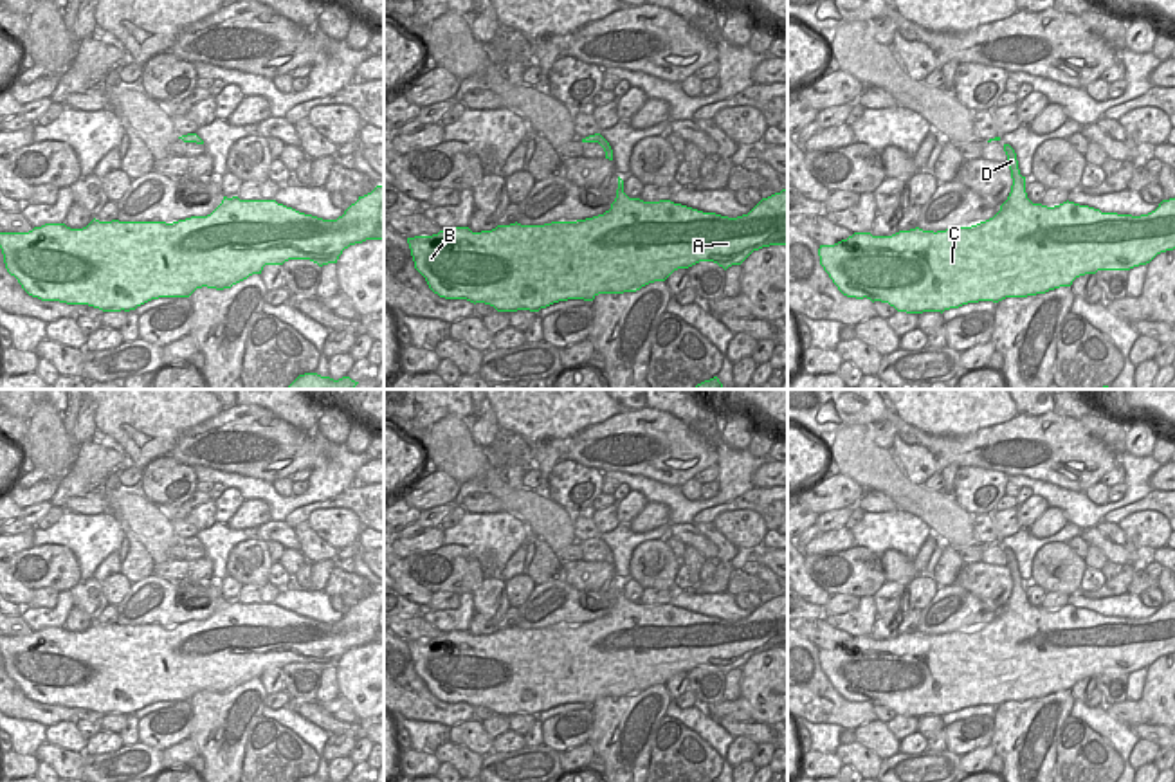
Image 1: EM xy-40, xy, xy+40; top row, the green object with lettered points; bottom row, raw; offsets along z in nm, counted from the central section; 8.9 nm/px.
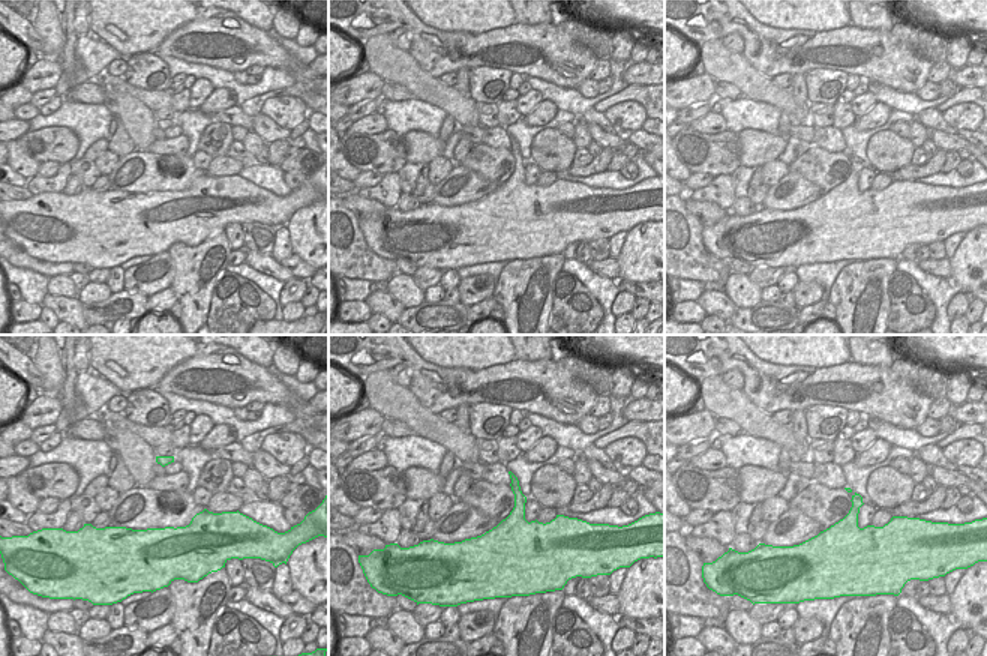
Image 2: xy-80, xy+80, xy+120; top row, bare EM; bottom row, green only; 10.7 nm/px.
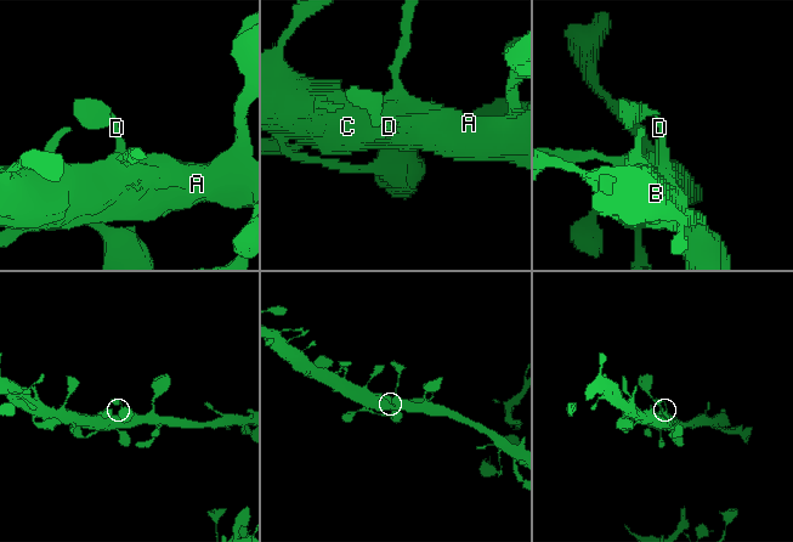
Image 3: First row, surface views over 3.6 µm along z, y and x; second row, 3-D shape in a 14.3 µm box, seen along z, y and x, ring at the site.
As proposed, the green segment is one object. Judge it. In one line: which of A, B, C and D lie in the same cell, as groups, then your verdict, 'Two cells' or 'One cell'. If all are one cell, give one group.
Groups: A B C D. One cell.

